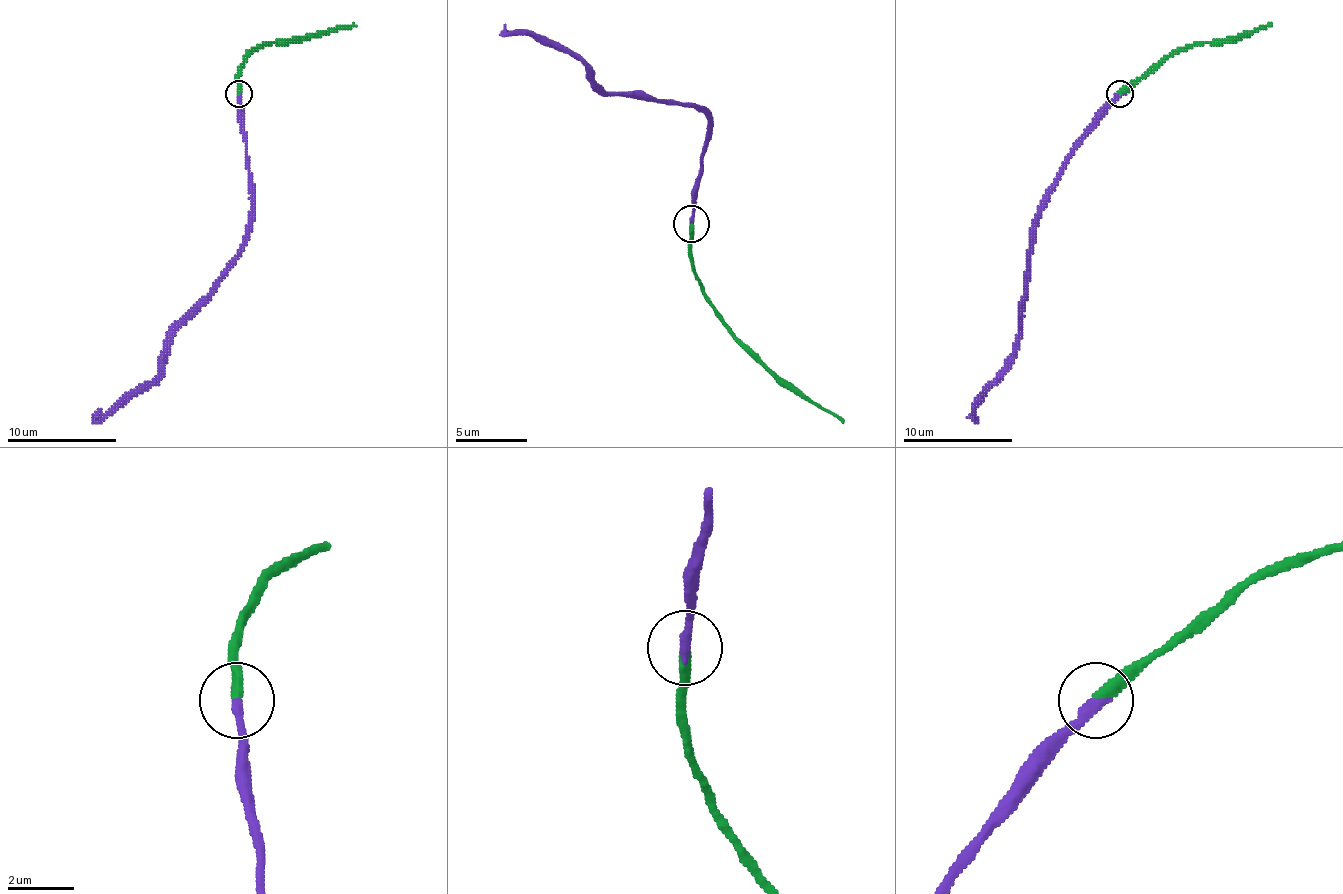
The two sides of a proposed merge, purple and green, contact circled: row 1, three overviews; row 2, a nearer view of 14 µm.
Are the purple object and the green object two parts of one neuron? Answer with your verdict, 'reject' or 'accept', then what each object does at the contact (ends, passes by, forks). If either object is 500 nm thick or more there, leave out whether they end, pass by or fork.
accept; purple ends; green ends

